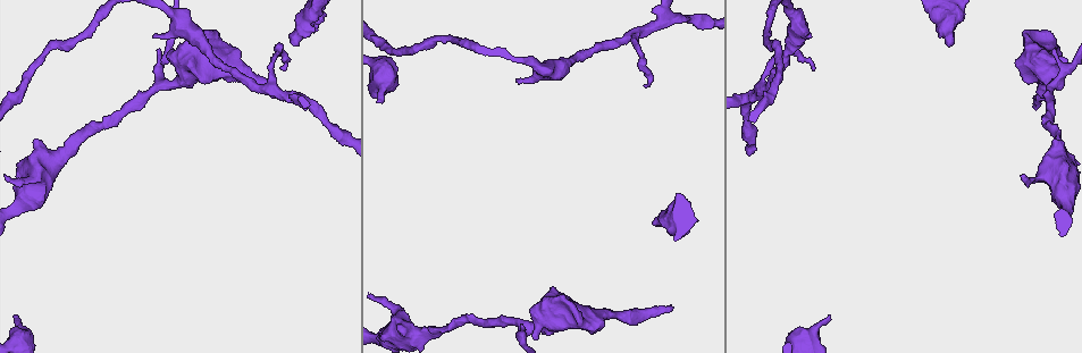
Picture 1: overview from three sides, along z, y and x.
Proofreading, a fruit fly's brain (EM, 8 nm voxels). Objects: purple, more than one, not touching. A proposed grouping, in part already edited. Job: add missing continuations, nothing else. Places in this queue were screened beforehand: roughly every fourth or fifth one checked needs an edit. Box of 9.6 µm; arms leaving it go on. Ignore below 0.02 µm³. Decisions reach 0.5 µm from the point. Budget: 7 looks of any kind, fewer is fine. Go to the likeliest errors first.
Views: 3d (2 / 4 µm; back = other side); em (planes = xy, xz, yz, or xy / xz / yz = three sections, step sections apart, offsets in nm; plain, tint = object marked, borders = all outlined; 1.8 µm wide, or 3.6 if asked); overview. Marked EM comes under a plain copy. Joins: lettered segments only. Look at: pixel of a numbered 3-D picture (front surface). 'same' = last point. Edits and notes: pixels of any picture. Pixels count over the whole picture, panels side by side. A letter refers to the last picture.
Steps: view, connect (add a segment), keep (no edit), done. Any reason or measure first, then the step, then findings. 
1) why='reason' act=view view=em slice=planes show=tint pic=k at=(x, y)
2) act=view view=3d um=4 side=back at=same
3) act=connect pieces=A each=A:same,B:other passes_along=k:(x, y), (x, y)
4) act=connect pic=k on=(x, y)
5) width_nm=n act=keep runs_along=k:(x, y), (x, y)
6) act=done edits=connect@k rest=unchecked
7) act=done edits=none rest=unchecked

why='long arm stops here' act=view view=em slice=planes show=tint pic=1 at=(946, 44)

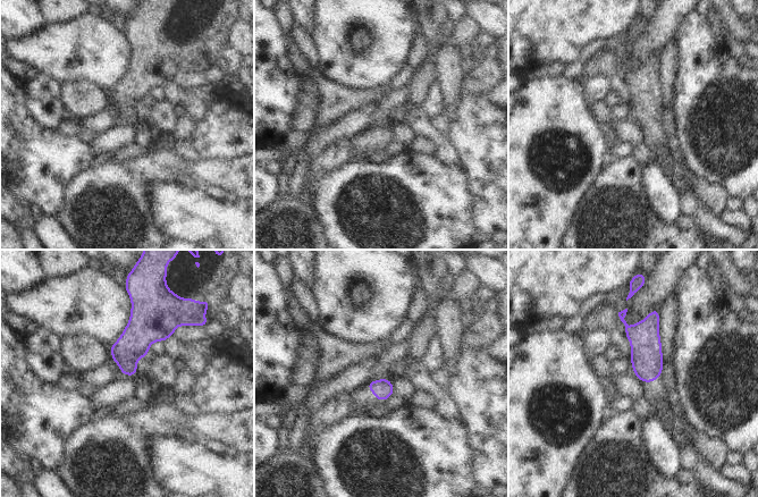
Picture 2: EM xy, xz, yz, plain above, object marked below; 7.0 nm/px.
why='see the neighbours' act=view view=em slice=planes show=borders at=same

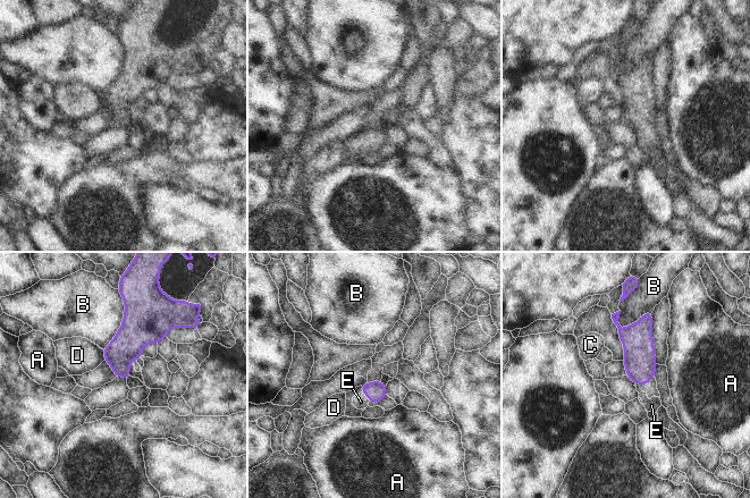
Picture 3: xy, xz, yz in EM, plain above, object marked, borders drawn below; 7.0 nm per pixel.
act=connect pieces=E each=A:other,B:other,C:other,D:other,E:same passes_along=3:(376, 391), (367, 396), (361, 402) found='it goes on there'

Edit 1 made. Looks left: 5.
why='branch stops here' act=view view=3d um=2 pic=1 at=(1036, 105)

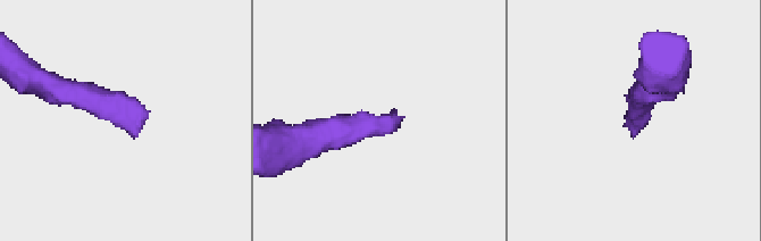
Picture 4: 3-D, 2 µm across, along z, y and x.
why='shape alone is not enough' act=view view=em slice=planes show=borders pic=4 at=(146, 116)

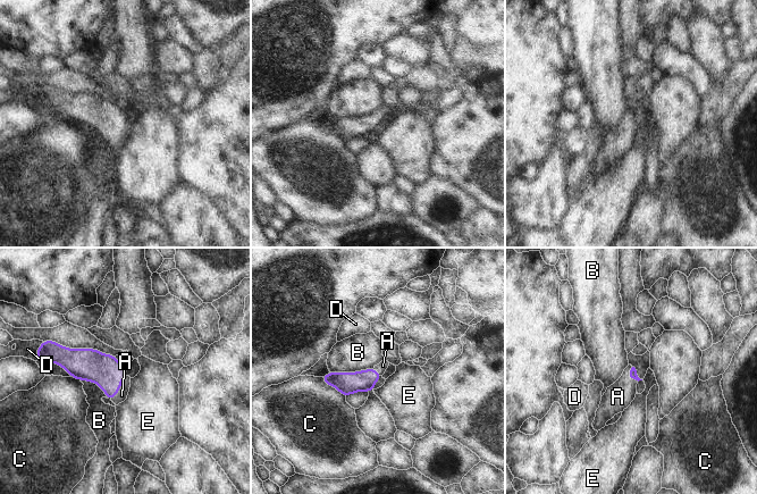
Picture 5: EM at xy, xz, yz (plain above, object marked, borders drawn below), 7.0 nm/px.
act=connect pieces=A each=A:same,B:other,C:other,D:other,E:other passes_along=5:(103, 369), (119, 387), (122, 395) found='the neuron continues'

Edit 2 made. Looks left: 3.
act=view view=overview

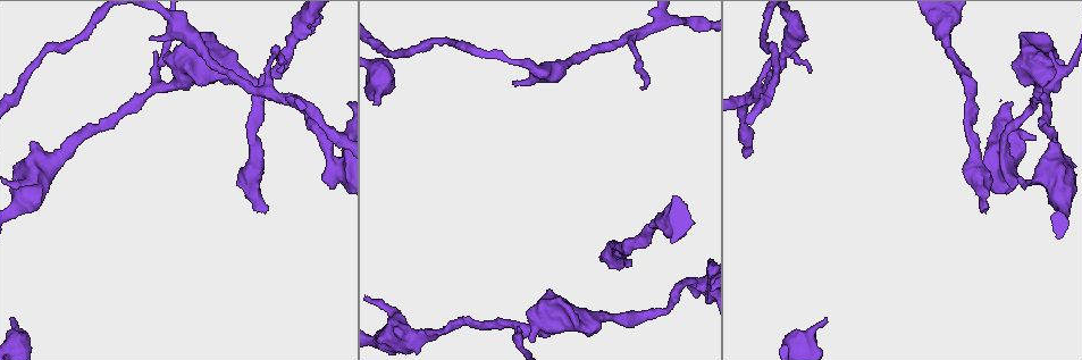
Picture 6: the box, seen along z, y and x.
why='an open end' act=view view=em slice=xz step=4 show=borders pic=6 at=(629, 262)

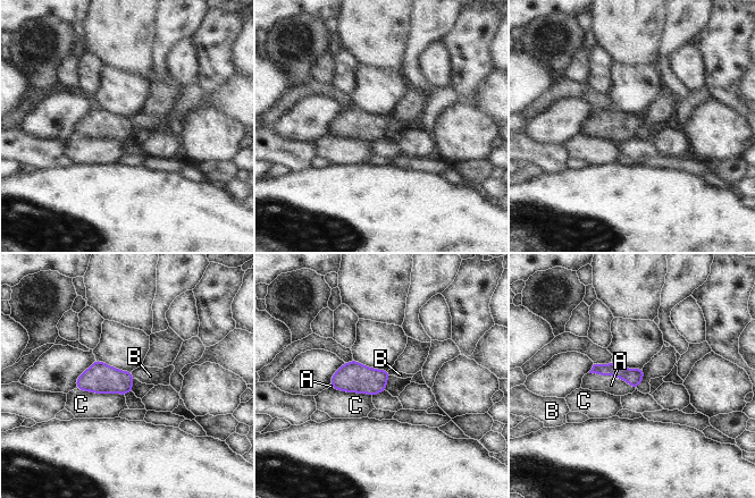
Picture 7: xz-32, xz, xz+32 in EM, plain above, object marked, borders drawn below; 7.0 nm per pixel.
act=view view=em slice=planes show=borders at=same

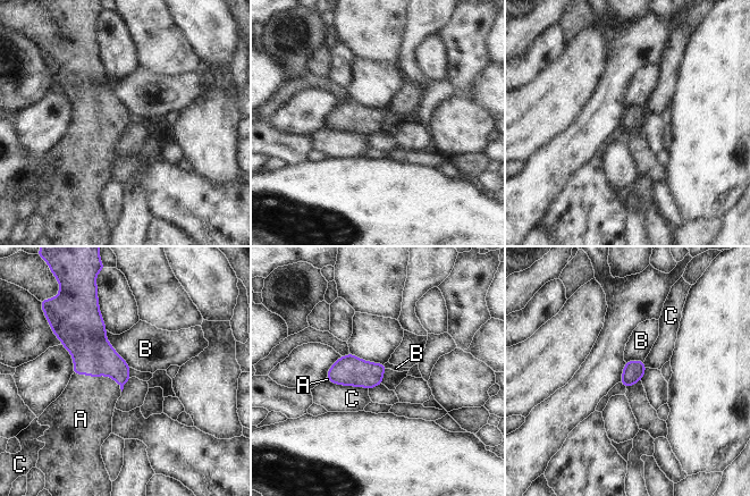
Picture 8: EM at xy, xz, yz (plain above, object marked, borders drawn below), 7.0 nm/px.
act=connect pieces=A each=A:same,B:other,C:other passes_along=8:(92, 354), (99, 376), (85, 408) found='it goes on there'

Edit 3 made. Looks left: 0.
act=done edits=connect@3,connect@5,connect@8 rest=unchecked

